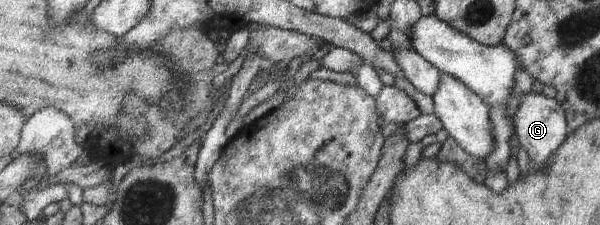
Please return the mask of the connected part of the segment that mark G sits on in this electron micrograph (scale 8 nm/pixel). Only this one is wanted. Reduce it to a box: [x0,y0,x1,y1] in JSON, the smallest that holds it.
[513,93,569,166]

